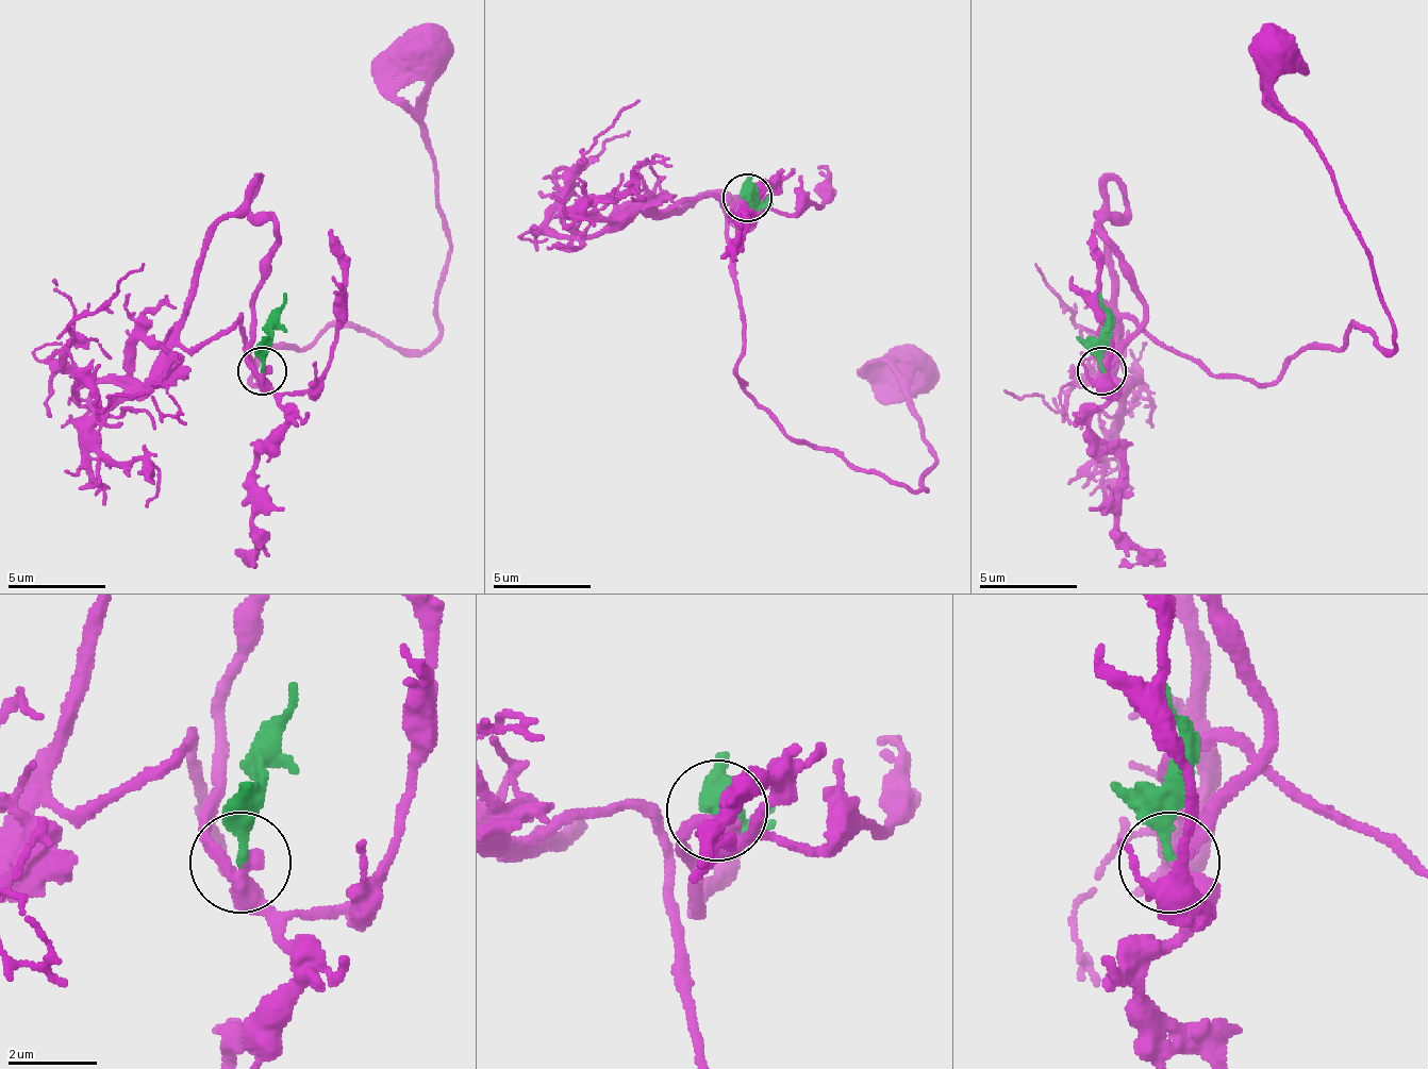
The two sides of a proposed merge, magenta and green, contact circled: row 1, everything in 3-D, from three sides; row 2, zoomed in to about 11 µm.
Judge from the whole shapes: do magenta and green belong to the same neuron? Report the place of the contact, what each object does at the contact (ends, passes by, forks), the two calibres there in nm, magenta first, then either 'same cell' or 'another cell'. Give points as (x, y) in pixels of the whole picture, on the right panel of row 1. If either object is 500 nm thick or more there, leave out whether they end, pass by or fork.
at (1101, 371); magenta passes by; green ends there; 320 nm thick on the magenta side, 280 nm on the other; same cell

